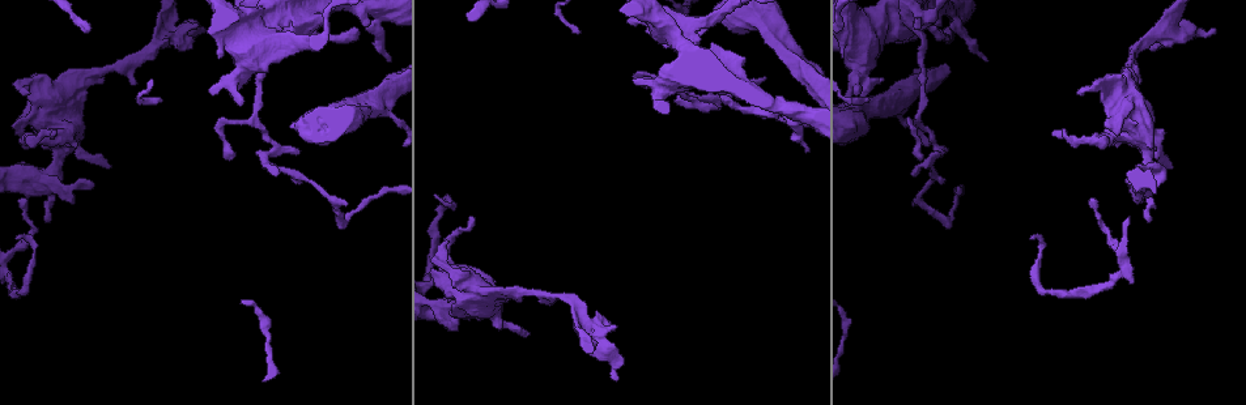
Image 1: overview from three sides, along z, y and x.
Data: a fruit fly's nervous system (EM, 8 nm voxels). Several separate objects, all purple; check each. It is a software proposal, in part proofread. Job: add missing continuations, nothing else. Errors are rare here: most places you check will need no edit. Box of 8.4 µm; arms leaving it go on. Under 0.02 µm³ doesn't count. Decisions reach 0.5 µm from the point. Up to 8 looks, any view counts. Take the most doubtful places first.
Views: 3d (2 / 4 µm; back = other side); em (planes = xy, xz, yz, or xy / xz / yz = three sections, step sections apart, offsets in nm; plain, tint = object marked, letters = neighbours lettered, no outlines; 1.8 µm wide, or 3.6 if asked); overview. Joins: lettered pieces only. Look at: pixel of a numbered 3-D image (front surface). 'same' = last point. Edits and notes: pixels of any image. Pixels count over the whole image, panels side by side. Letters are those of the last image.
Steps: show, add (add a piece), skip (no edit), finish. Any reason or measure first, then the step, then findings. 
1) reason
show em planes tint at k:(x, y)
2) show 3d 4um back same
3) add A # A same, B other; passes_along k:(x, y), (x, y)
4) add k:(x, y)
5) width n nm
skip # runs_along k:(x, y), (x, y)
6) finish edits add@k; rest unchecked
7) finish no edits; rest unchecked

show em planes tint at 1:(49, 172)

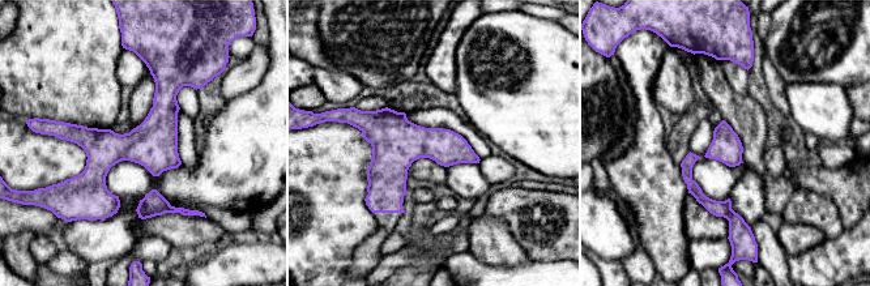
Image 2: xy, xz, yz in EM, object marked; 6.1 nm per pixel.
show em planes letters same

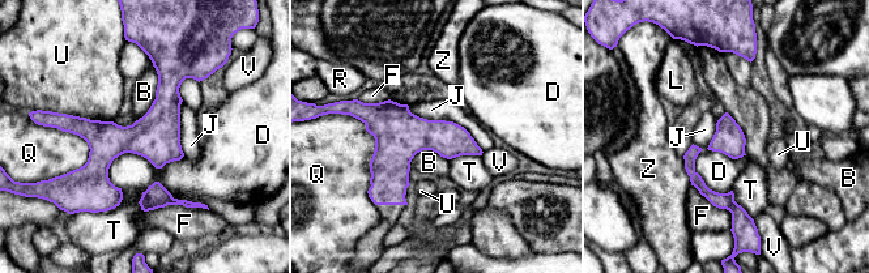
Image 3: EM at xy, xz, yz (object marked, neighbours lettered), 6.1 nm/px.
width 190 nm; longest_contact J 550 nm
skip # B other, D other, F other, J other, L other, Q other, R other, T other, U other, V other, Z other; no lettered piece goes on from it

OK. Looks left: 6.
an open end
show 3d 4um at 1:(1077, 91)

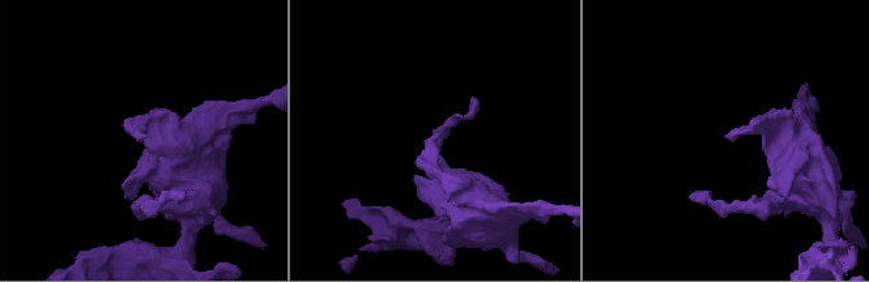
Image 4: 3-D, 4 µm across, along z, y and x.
shape alone is not enough
show em planes letters at 4:(726, 136)

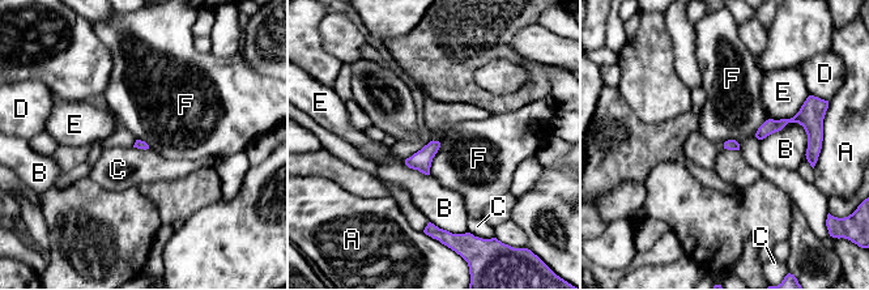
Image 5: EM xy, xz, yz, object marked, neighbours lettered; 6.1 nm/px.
skip # A other, B other, C other, D other, E other, F other; border 5:(438, 140), (439, 149), (429, 174); none of them fits

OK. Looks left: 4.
free end
show 3d 2um at 1:(1215, 27)

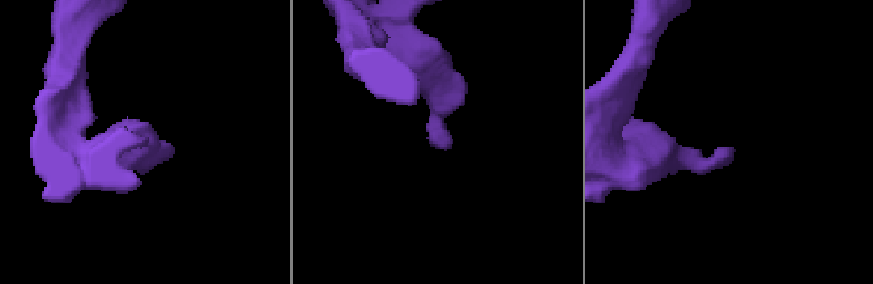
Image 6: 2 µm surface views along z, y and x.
need the tissue
show em planes letters at 6:(440, 146)

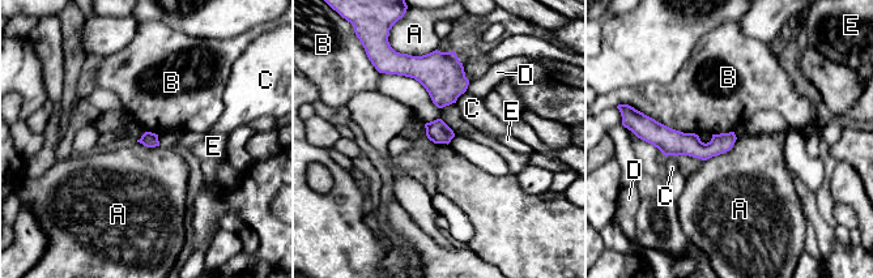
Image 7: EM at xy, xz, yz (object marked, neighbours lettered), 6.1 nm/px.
skip # A other, B other, C other, D other, E other; none of them fits

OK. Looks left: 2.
finish no edits; rest unchecked

